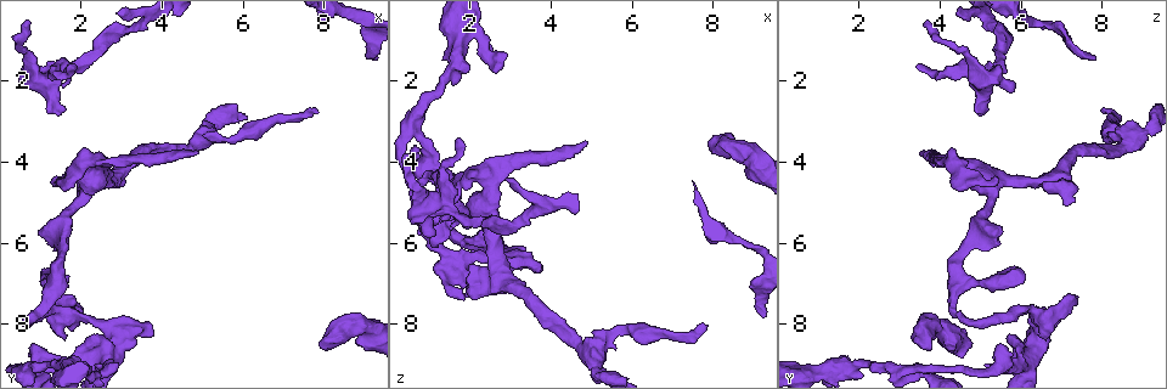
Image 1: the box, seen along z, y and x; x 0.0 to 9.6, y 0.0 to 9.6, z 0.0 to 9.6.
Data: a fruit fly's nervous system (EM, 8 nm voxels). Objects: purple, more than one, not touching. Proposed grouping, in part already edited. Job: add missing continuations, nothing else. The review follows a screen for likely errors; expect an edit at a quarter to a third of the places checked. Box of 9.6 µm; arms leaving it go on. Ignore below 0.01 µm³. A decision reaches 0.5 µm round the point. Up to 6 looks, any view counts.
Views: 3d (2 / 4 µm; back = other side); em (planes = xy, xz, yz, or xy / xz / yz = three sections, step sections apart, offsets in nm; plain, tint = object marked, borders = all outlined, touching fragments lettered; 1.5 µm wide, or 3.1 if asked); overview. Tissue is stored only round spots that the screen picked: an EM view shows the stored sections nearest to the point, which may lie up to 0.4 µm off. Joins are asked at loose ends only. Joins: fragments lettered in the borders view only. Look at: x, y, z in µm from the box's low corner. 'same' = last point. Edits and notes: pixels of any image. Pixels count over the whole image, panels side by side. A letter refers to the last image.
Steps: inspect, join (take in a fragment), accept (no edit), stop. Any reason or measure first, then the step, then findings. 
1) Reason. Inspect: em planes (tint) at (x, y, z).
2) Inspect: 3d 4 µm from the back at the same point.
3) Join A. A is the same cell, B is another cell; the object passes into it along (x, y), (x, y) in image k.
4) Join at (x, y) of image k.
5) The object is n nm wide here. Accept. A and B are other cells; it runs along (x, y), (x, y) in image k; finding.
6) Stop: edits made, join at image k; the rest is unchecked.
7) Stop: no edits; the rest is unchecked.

End of a long branch. Inspect: em planes (borders) at (7.80, 2.80, 8.00).

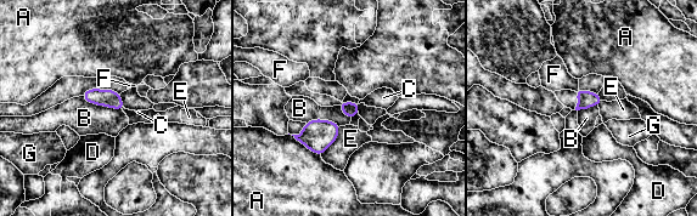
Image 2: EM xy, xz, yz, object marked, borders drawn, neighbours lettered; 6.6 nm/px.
Accept. A, B, C, D, E, F and G are other cells; no lettered fragment goes on from it.

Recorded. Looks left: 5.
An open end. Inspect: 3d 4 µm at (1.60, 8.30, 6.60).

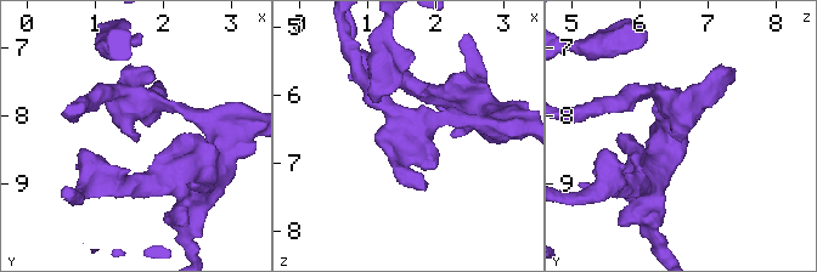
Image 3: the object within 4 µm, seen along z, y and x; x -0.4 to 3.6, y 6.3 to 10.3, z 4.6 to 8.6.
Inspect: em xy step 4 (tint) at (1.65, 8.35, 6.70).

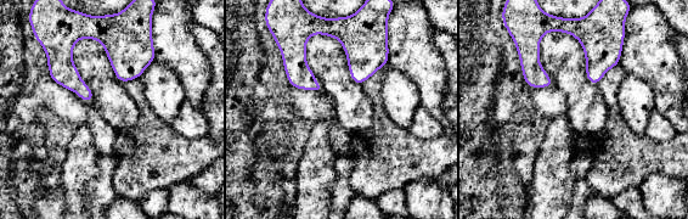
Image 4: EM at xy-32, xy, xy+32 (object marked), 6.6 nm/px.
Inspect: em planes (borders) at the same point.

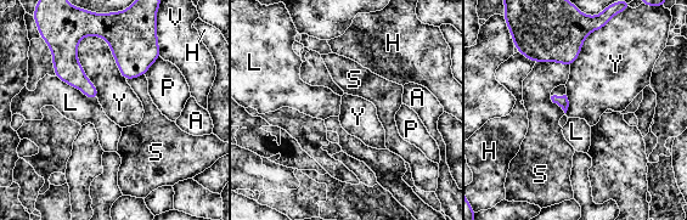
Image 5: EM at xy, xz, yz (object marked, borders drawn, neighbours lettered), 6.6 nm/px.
Accept. A, H, L, P, S, V and Y are other cells; a border runs along (85, 35), (78, 61), (99, 99) in image 5; no lettered fragment goes on from it.

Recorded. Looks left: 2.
Branch stops here. Inspect: em xz step 8 (borders) at (2.45, 9.00, 5.10).

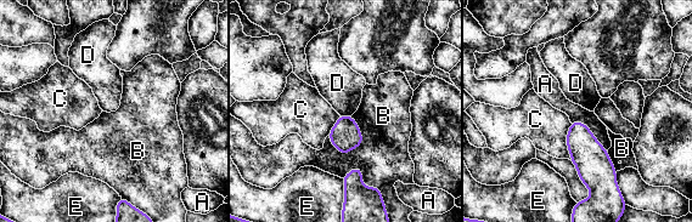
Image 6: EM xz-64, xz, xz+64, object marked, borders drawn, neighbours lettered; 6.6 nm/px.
Accept. A, B, C, D and E are other cells; a border runs along (339, 114), (350, 115) in image 6; no lettered fragment goes on from it.

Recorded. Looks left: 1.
Stop: no edits; the rest is unchecked.

